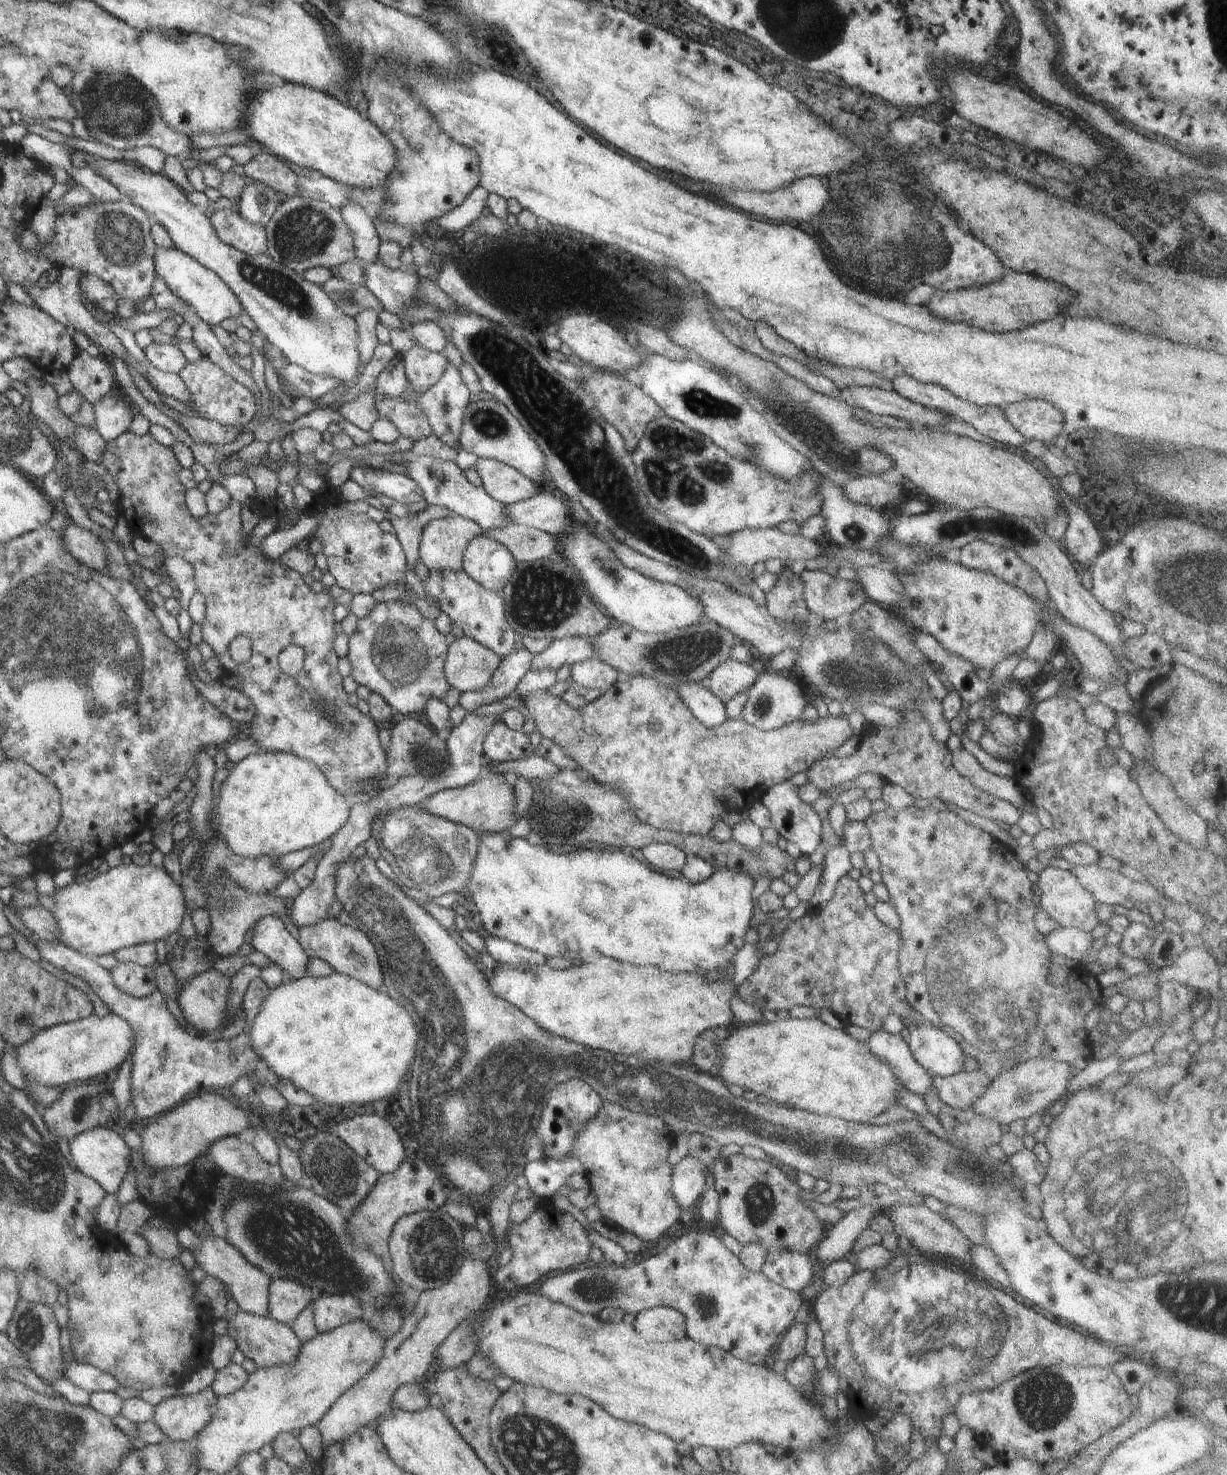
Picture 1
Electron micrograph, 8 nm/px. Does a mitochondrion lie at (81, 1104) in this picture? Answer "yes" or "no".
yes

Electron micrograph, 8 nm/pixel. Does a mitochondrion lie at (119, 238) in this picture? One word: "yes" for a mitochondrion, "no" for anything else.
yes

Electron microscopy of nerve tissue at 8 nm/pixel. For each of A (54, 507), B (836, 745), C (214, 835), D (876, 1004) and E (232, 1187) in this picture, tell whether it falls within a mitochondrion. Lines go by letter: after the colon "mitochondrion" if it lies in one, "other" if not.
A: other
B: other
C: other
D: other
E: mitochondrion

